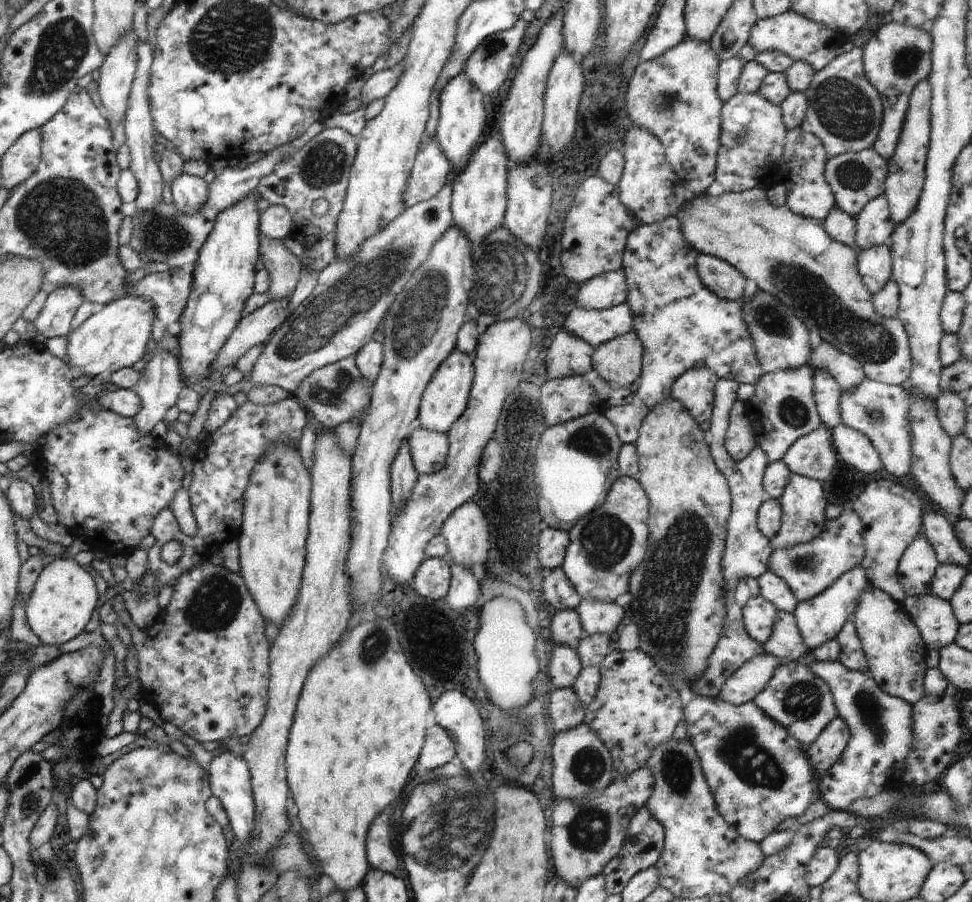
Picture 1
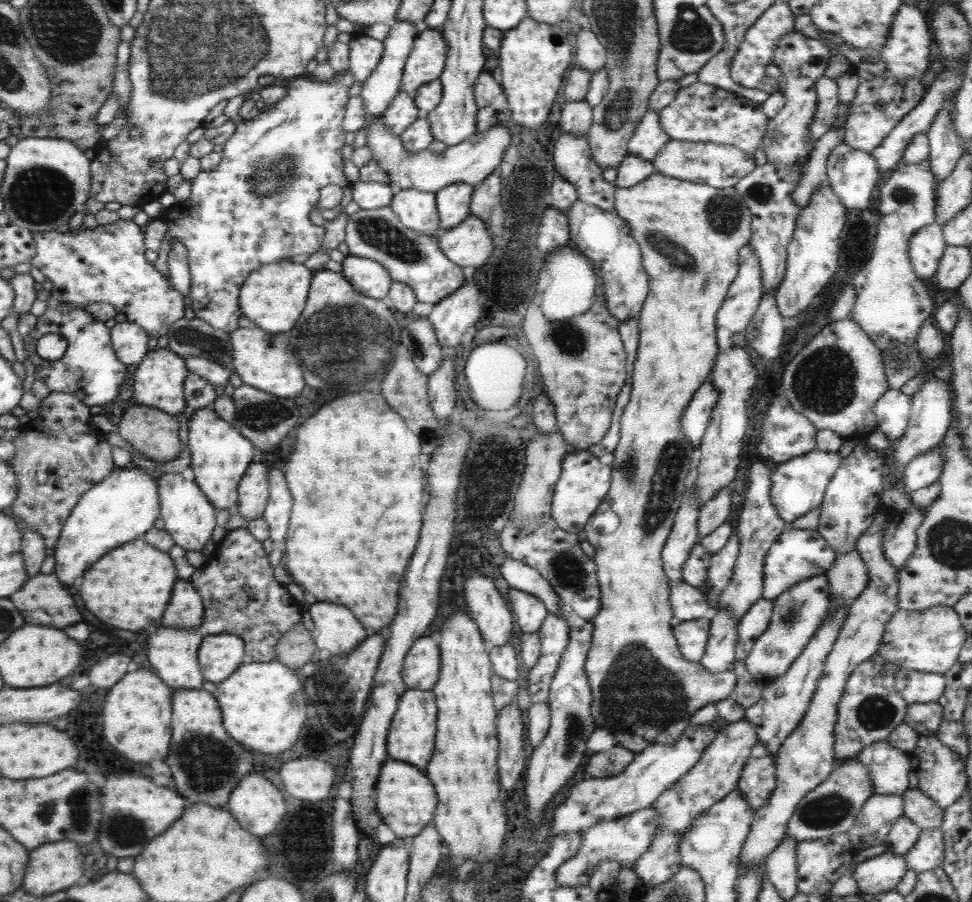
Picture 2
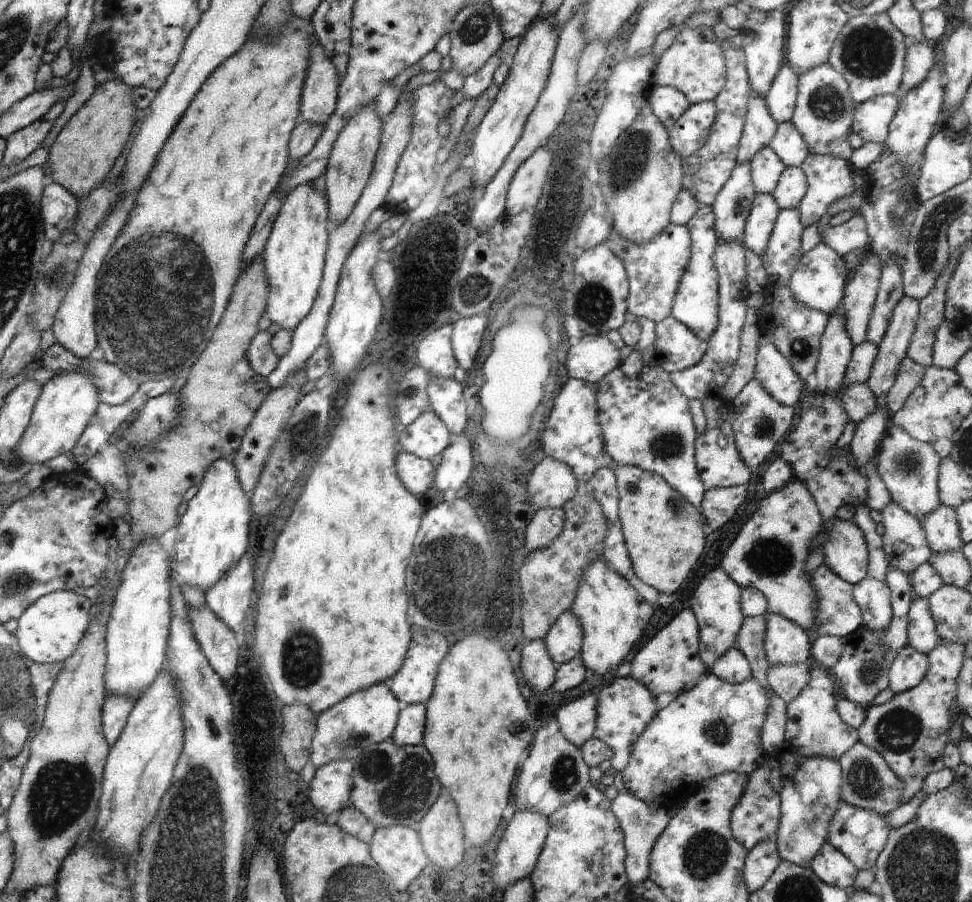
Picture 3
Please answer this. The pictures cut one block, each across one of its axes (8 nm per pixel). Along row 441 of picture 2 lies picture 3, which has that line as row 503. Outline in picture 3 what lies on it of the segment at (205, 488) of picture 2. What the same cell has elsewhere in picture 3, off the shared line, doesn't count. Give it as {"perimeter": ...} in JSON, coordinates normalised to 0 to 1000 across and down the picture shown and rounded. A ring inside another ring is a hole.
{"perimeter":[[[223,508],[211,521],[201,549],[180,585],[177,633],[197,652],[215,654],[240,623],[253,612],[254,581],[258,573],[256,552],[248,543],[242,519],[236,508]]]}

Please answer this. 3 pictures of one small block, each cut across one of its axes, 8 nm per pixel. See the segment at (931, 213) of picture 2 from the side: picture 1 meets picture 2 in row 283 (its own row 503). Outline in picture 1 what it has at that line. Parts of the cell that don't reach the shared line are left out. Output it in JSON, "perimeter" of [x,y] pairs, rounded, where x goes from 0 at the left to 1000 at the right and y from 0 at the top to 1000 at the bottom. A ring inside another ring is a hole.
{"perimeter":[[[914,531],[888,539],[874,552],[873,561],[886,576],[889,614],[885,627],[890,632],[894,647],[926,670],[932,662],[923,646],[922,631],[933,605],[947,590],[949,557],[935,543]]]}

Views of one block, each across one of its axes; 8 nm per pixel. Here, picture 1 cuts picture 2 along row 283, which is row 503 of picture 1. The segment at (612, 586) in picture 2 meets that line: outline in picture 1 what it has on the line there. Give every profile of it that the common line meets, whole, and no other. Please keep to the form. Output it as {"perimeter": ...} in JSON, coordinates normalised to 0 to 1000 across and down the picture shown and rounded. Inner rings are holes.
{"perimeter":[[[689,439],[666,455],[652,494],[657,523],[654,534],[668,554],[665,578],[667,601],[663,619],[646,642],[649,667],[644,677],[644,688],[653,694],[655,720],[673,735],[690,765],[697,767],[695,754],[709,762],[724,747],[747,685],[747,667],[743,664],[745,639],[741,622],[753,560],[746,530],[734,513],[729,497],[722,488],[723,479],[708,456]]]}

